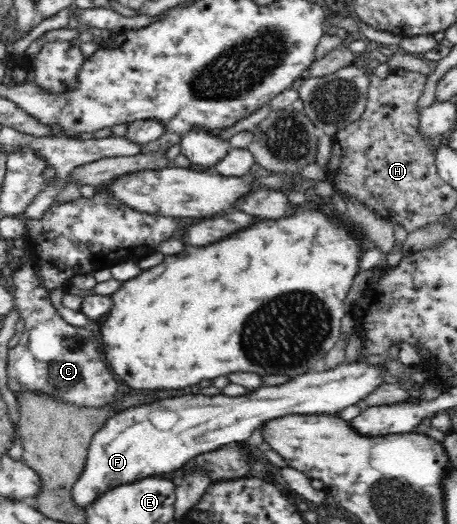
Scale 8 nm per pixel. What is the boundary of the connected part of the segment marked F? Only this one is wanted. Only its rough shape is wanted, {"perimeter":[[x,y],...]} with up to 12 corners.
{"perimeter":[[365,362],[241,397],[167,397],[95,435],[75,504],[246,442],[336,414],[385,376]]}

